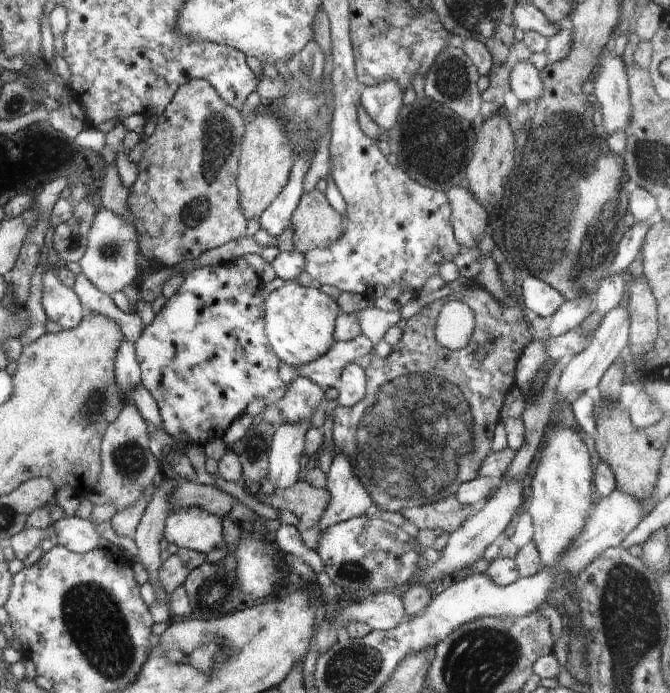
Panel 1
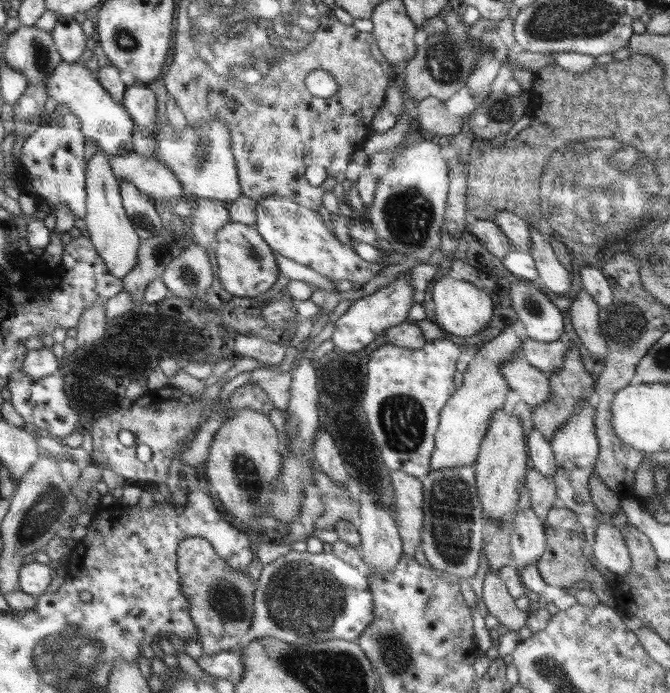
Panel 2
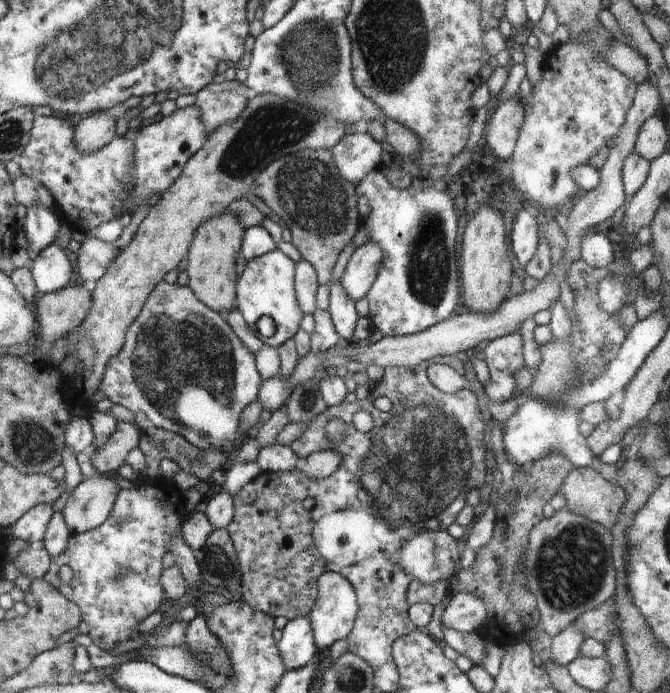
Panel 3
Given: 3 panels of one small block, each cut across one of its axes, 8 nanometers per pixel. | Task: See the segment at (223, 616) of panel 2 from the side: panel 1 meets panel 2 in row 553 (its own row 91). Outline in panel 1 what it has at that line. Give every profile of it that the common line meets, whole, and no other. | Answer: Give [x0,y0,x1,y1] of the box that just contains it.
[127,79,247,267]

